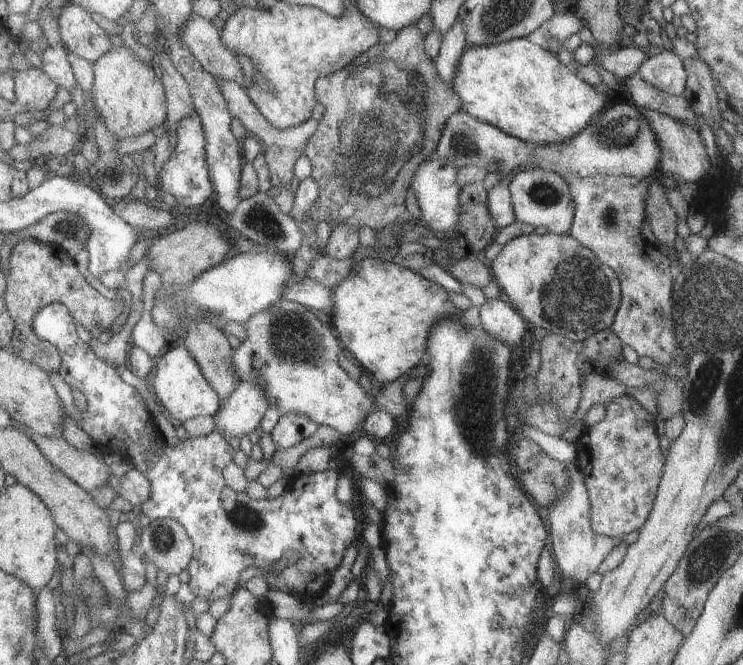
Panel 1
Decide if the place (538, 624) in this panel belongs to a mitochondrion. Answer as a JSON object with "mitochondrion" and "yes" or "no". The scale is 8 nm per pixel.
{"mitochondrion":"no"}

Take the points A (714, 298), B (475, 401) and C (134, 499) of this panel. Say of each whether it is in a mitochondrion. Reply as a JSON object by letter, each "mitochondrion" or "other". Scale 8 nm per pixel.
{"A":"mitochondrion","B":"mitochondrion","C":"other"}

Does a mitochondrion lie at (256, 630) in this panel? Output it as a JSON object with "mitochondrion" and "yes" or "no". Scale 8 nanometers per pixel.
{"mitochondrion":"no"}

